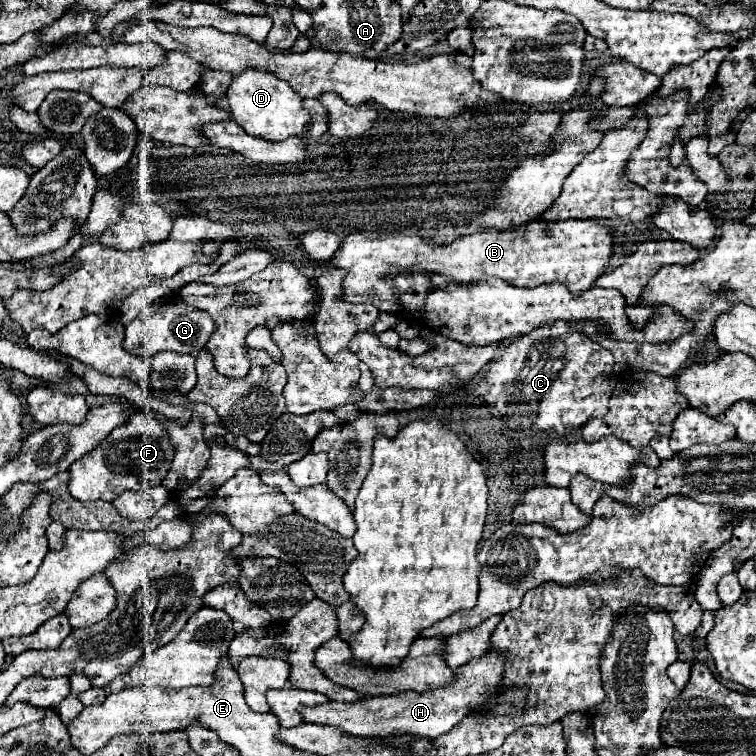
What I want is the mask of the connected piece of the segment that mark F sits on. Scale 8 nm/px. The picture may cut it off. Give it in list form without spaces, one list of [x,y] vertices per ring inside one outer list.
[[[141,410],[137,414],[131,414],[125,424],[115,428],[99,448],[91,450],[69,468],[71,474],[69,492],[73,498],[81,502],[85,500],[111,502],[123,490],[143,490],[161,484],[171,466],[171,458],[173,446],[169,444],[165,430],[155,420],[155,414]]]

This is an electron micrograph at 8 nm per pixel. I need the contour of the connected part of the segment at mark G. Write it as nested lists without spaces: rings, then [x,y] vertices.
[[[143,310],[137,314],[137,318],[125,326],[125,338],[123,338],[123,348],[129,354],[141,356],[141,358],[151,358],[157,352],[163,350],[173,350],[179,354],[191,354],[195,356],[205,342],[209,340],[209,336],[215,330],[215,322],[213,318],[203,312],[203,310]]]

